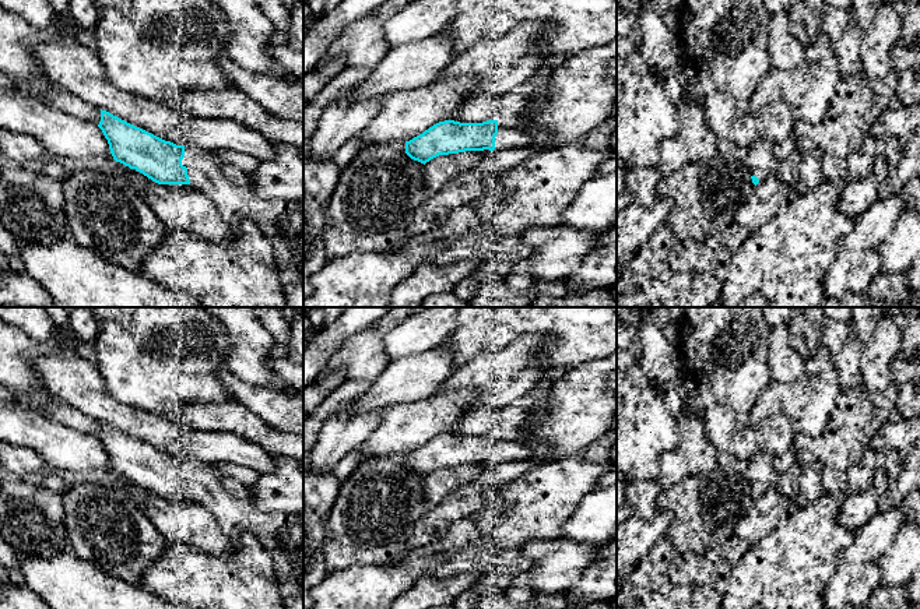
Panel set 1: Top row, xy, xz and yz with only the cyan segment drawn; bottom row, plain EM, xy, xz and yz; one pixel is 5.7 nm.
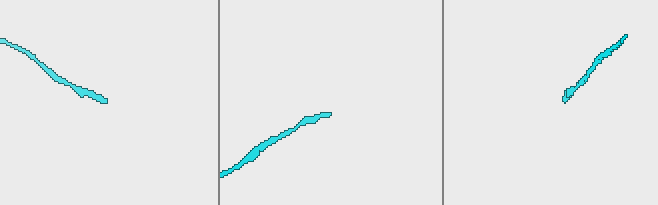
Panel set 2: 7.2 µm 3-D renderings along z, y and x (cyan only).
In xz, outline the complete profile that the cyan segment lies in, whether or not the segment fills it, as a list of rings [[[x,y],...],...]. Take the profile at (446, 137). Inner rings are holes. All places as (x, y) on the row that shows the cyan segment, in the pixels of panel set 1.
[[[445,120],[405,141],[405,154],[425,165],[439,155],[484,149],[523,149],[534,142],[534,134],[512,129],[502,120],[482,123]]]

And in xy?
[[[102,109],[98,127],[108,140],[116,162],[136,169],[158,184],[190,184],[214,203],[222,219],[231,226],[253,222],[275,246],[274,261],[285,307],[303,307],[303,201],[261,198],[250,184],[249,176],[224,163],[220,152],[206,151],[193,144],[176,145]]]

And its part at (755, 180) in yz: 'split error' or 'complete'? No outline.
split error

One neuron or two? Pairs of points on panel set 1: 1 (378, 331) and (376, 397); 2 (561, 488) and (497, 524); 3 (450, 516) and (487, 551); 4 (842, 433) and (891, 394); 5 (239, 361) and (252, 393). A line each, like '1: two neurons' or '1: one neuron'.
1: two neurons
2: one neuron
3: two neurons
4: one neuron
5: two neurons

